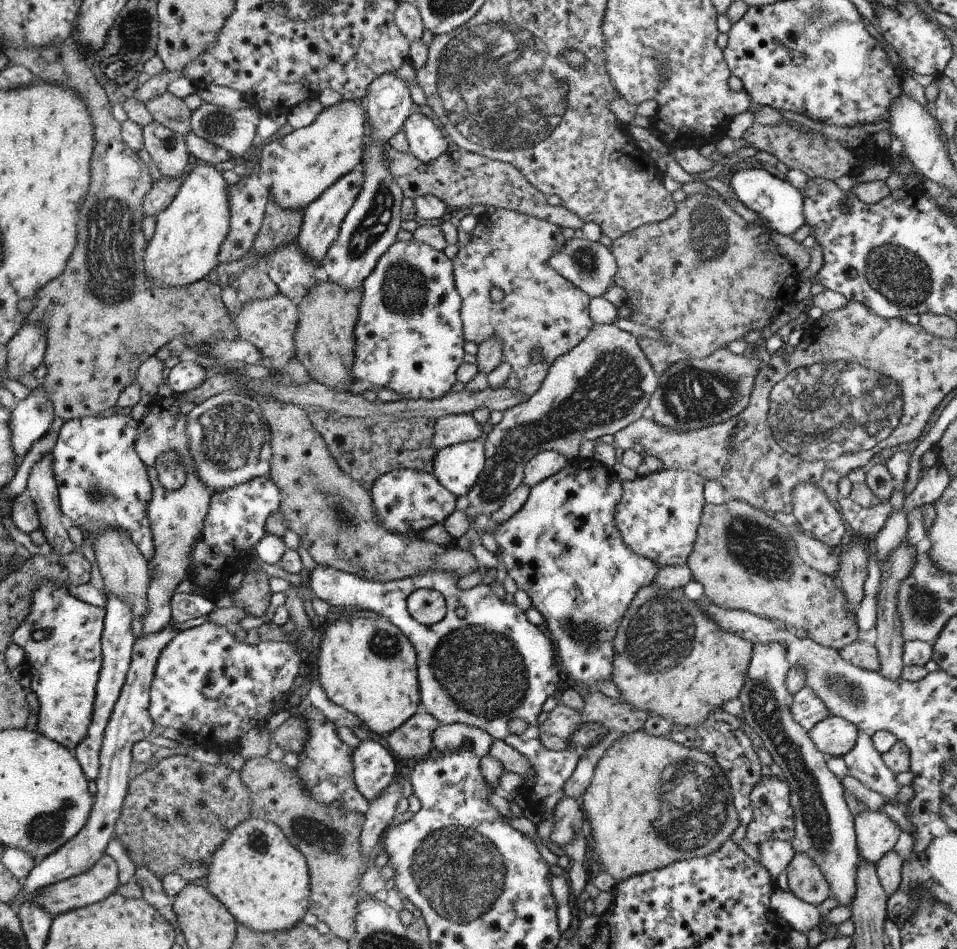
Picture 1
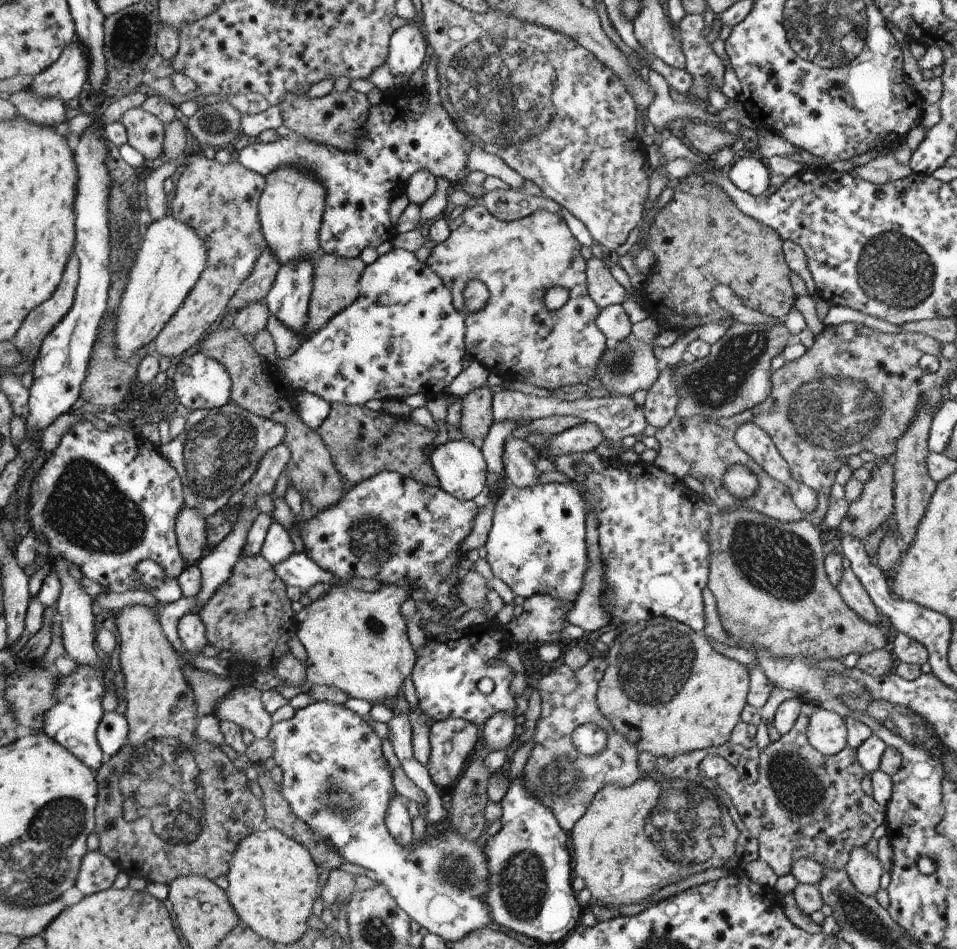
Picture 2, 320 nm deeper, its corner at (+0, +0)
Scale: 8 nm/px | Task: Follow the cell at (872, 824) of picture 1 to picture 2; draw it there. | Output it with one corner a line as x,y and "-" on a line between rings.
866,847
855,848
850,853
845,866
853,887
861,895
874,896
880,888
880,877
883,874
881,862
875,858

